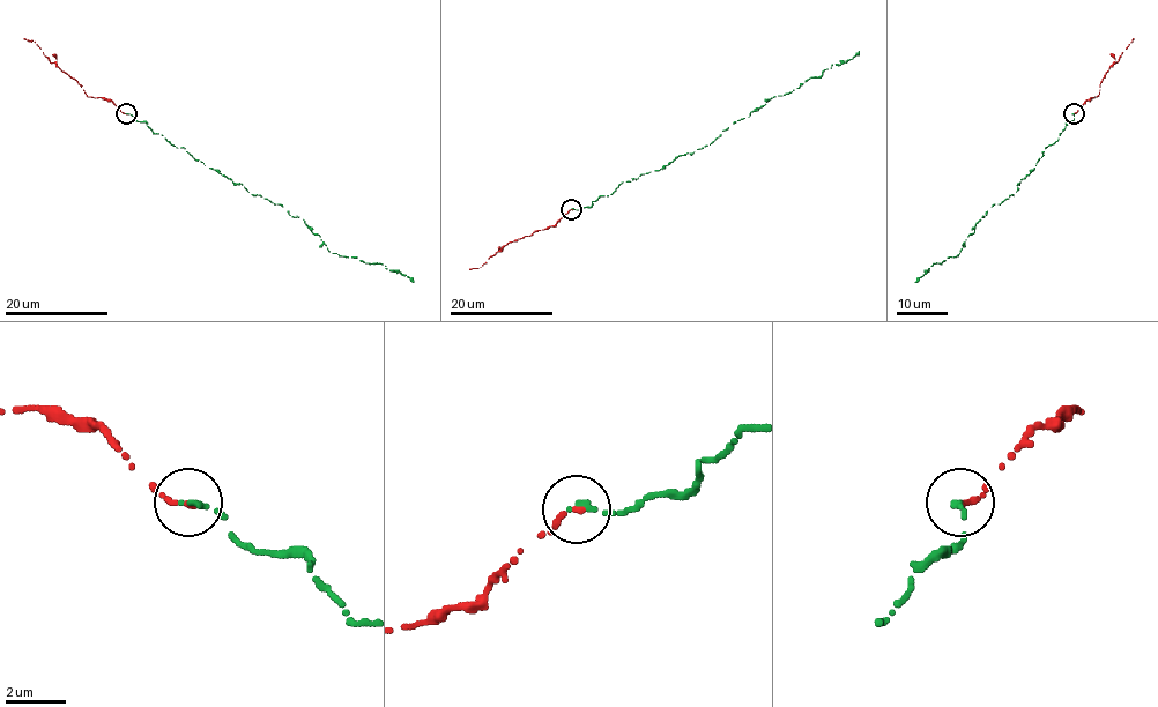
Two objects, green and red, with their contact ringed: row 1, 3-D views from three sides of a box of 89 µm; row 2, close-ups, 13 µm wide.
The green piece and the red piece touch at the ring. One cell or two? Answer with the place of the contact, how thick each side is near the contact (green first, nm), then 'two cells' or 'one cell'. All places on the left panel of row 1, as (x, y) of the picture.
at (126, 113); 190 nm thick on the green side, 170 nm on the other; one cell

